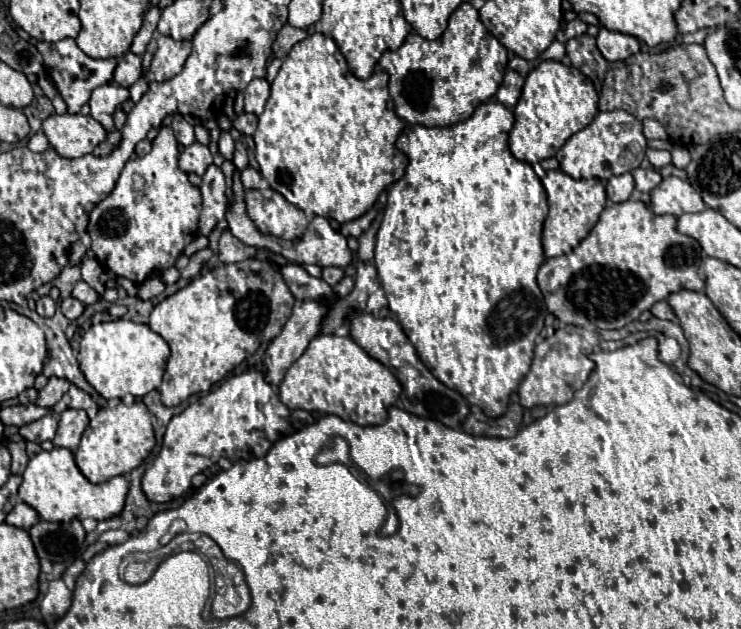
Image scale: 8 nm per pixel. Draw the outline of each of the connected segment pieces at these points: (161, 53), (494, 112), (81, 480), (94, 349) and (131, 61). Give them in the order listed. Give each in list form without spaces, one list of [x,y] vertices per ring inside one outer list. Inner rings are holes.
[[[158,36],[156,38],[156,52],[152,58],[152,66],[150,66],[150,74],[154,76],[156,82],[168,80],[172,76],[176,76],[182,68],[186,58],[190,56],[190,42],[182,40],[172,40],[170,36]]]
[[[496,100],[480,104],[474,114],[454,126],[446,128],[428,128],[420,124],[406,124],[400,138],[398,138],[398,150],[402,150],[408,158],[408,168],[406,174],[394,182],[388,190],[388,202],[384,210],[384,220],[380,224],[380,230],[376,234],[376,268],[378,268],[378,278],[382,284],[382,290],[386,286],[386,298],[388,298],[388,308],[396,314],[398,322],[402,324],[408,340],[416,346],[416,352],[420,360],[434,372],[442,384],[448,388],[458,390],[470,404],[478,406],[484,410],[486,416],[498,418],[506,412],[510,394],[518,388],[526,372],[530,370],[530,362],[534,356],[534,342],[544,328],[544,320],[548,316],[544,296],[536,284],[536,274],[538,268],[544,262],[544,250],[542,250],[542,224],[548,214],[548,202],[546,202],[546,190],[540,182],[540,178],[534,174],[532,166],[516,160],[508,148],[508,132],[514,126],[514,114],[502,106]]]
[[[54,448],[50,452],[42,450],[28,462],[28,468],[24,470],[22,478],[24,482],[18,492],[20,500],[30,504],[40,514],[40,518],[48,522],[70,522],[74,518],[76,520],[84,520],[84,518],[110,520],[118,516],[118,512],[122,512],[126,492],[130,486],[124,476],[114,476],[108,482],[92,484],[78,470],[74,462],[74,454],[68,448]]]
[[[122,318],[90,326],[80,340],[78,354],[82,374],[106,400],[122,398],[126,394],[142,398],[144,394],[156,390],[166,372],[168,358],[170,346],[160,334],[152,332],[148,324],[136,324]]]
[[[126,52],[118,60],[118,66],[116,66],[114,76],[112,76],[112,84],[118,84],[122,88],[130,88],[140,76],[142,76],[142,62],[140,62],[140,58],[136,54],[132,54],[132,52]]]

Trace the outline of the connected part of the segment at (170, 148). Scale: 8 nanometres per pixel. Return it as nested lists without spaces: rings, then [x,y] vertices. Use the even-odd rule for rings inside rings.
[[[162,126],[160,134],[152,140],[152,150],[142,158],[128,160],[114,190],[90,212],[88,234],[96,260],[102,268],[120,278],[130,278],[134,284],[142,284],[154,272],[174,266],[176,258],[198,234],[202,196],[190,184],[186,172],[180,170],[178,154],[178,140],[172,128]],[[134,174],[144,178],[142,190],[134,188]]]

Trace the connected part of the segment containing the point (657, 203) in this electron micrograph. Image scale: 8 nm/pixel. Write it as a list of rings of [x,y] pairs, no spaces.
[[[676,176],[664,178],[662,184],[658,184],[652,190],[652,212],[654,214],[672,214],[678,218],[686,212],[700,212],[704,208],[706,208],[704,200],[690,186],[690,182],[680,180]]]

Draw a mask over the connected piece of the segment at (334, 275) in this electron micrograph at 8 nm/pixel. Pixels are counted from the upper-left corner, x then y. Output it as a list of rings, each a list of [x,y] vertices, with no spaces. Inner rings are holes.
[[[322,268],[322,280],[326,280],[330,286],[338,284],[344,276],[344,270],[342,268]]]

